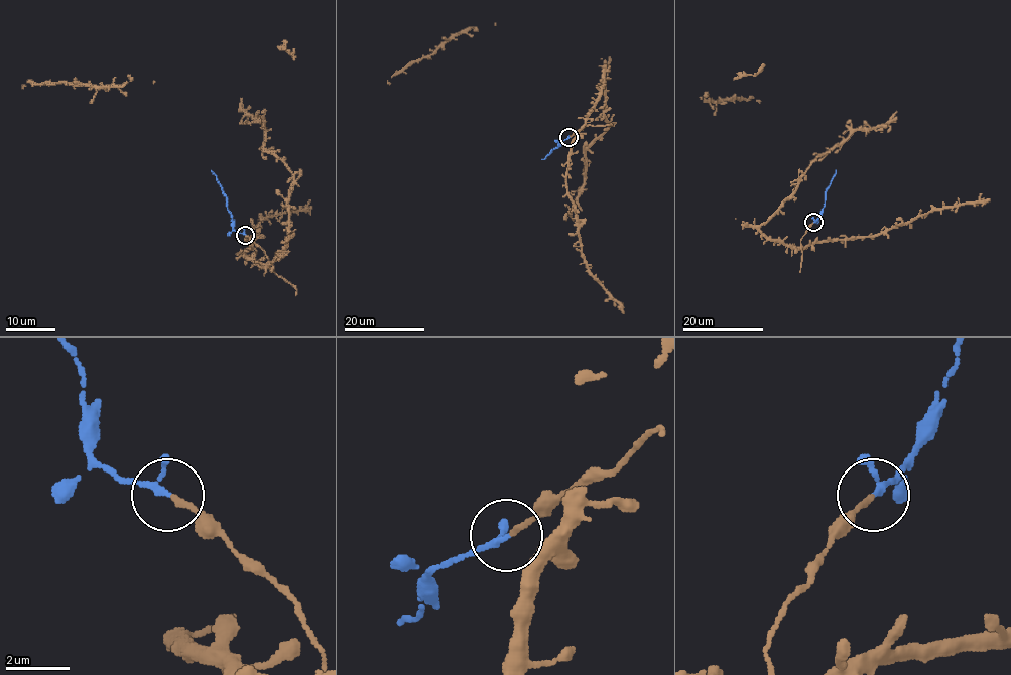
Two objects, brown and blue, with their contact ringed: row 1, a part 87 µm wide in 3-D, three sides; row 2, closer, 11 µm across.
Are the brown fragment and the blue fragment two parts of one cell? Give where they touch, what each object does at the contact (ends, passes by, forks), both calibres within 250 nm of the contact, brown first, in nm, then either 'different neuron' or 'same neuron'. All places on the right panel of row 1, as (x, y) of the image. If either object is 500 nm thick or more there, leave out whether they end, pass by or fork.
place (813, 222); brown ends; blue passes by; calibres 160 and 140 nm; same neuron

